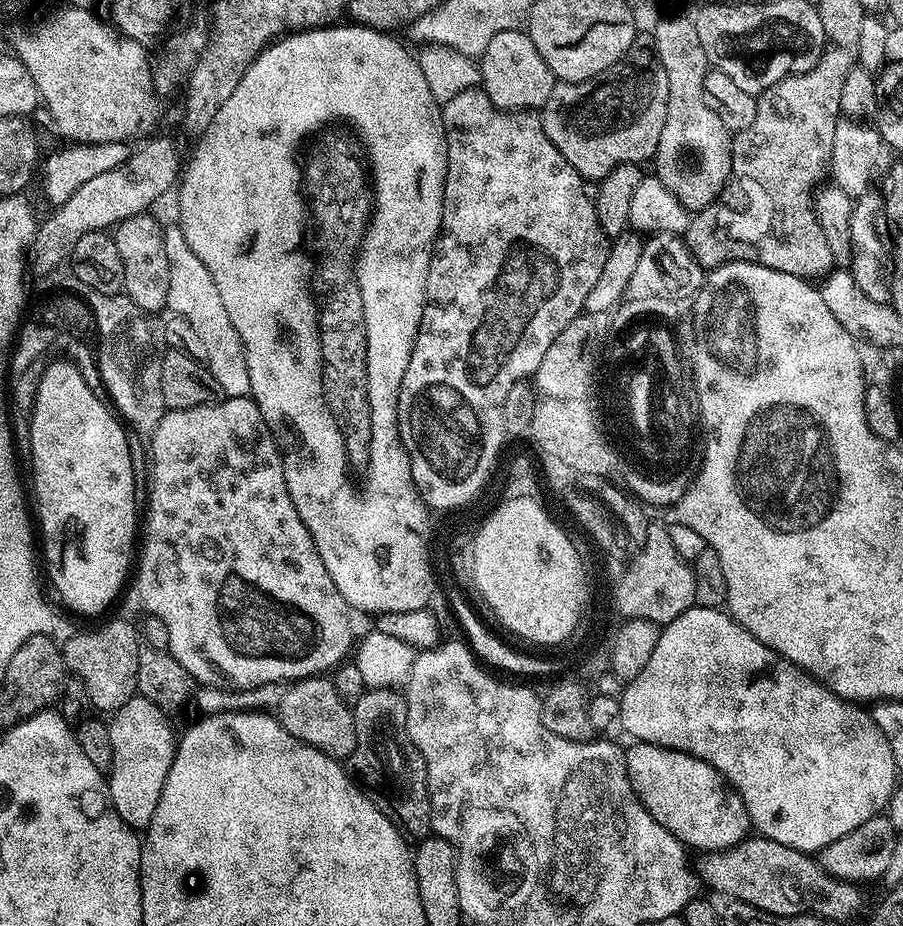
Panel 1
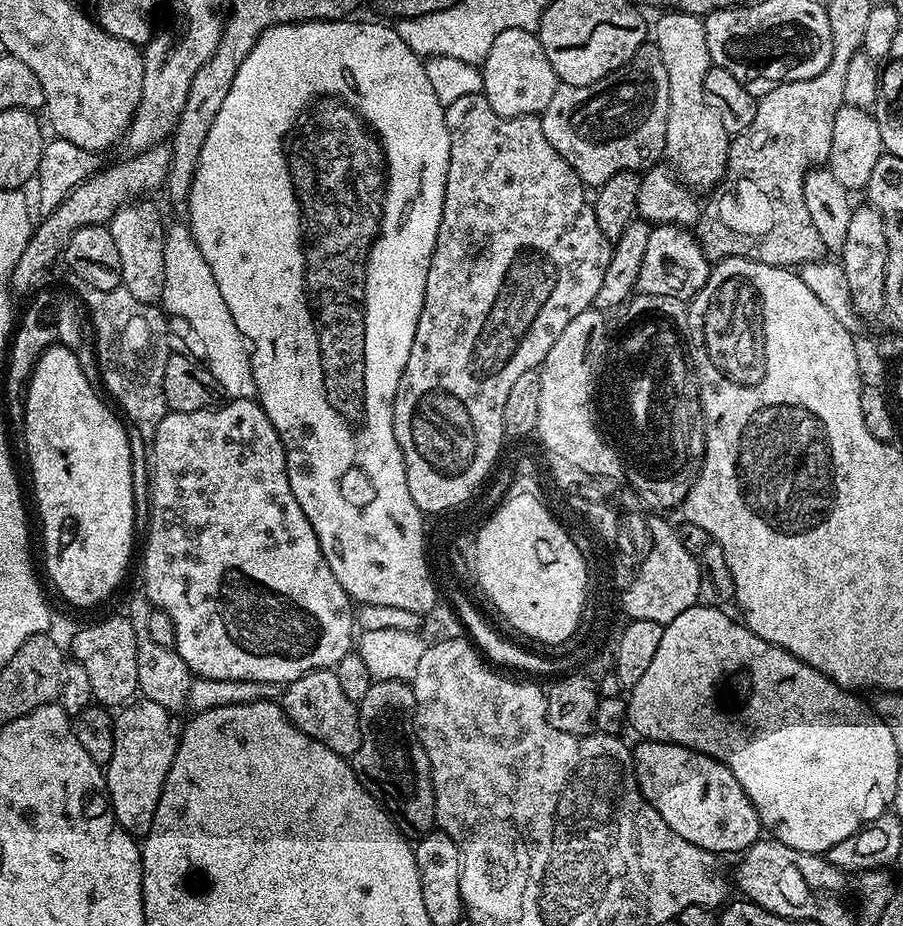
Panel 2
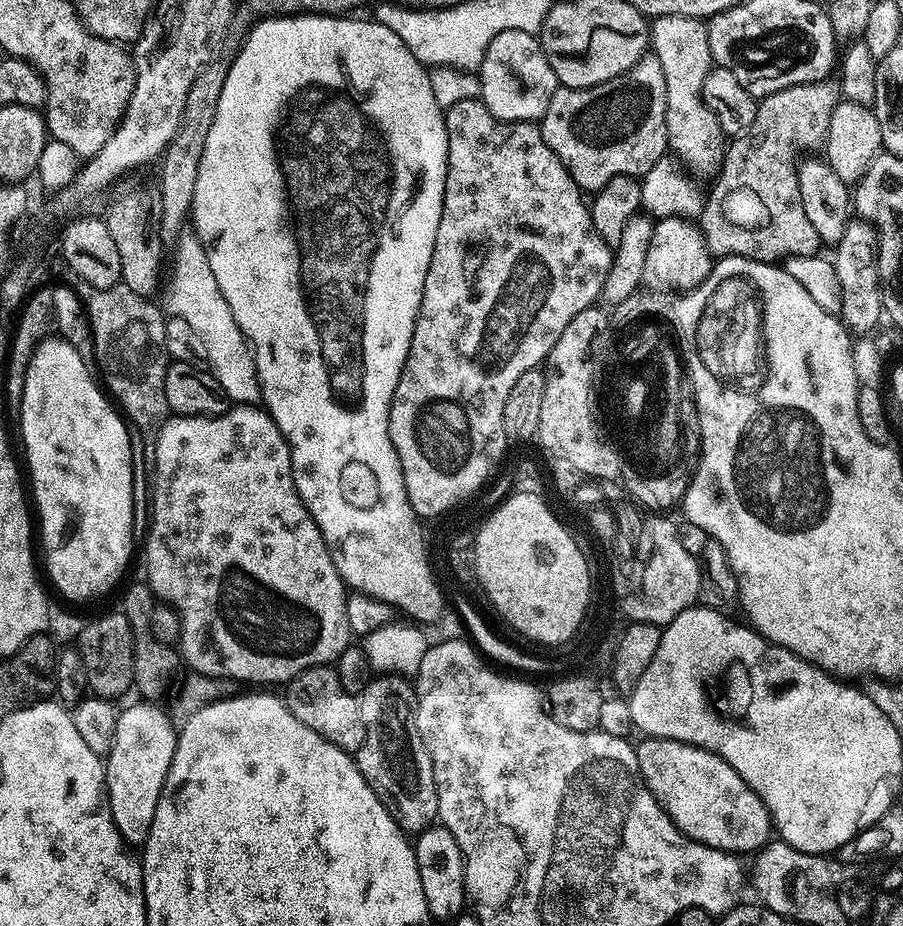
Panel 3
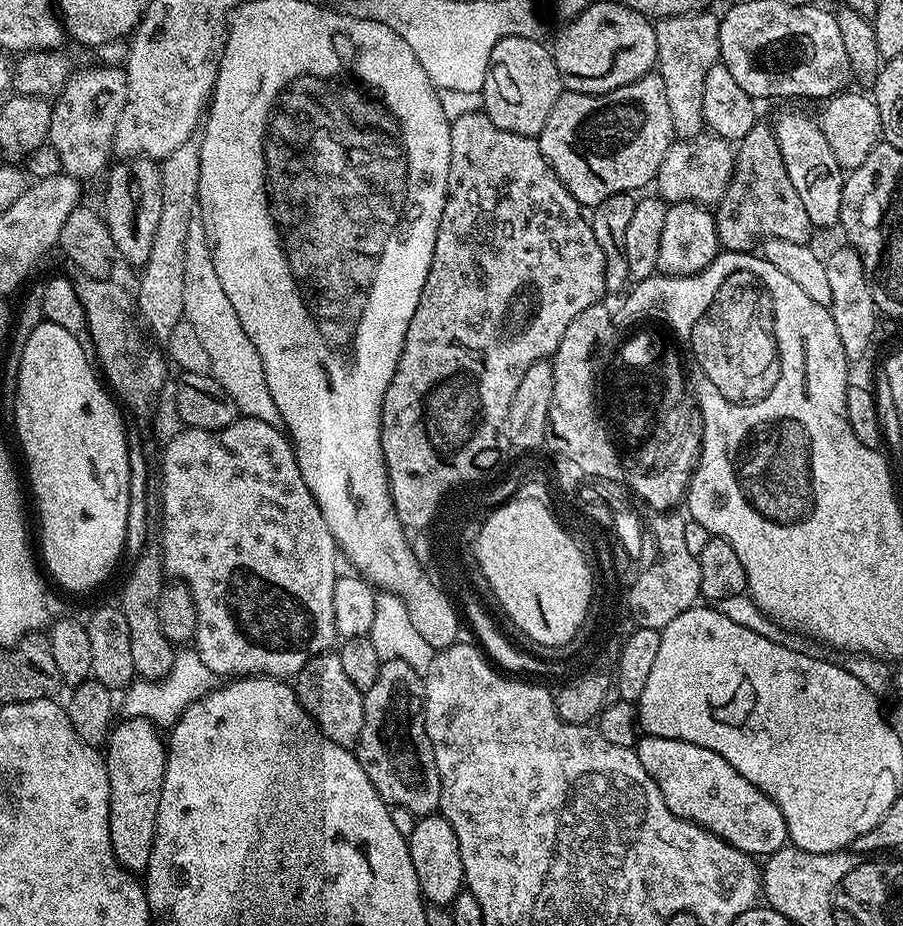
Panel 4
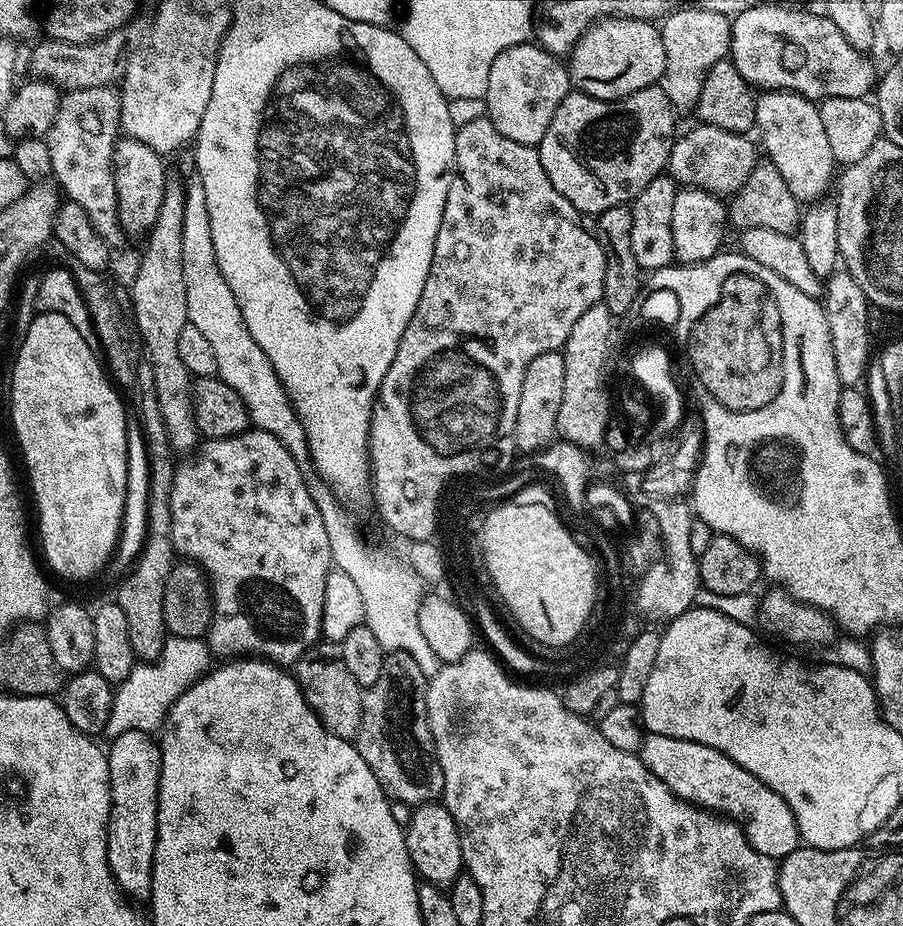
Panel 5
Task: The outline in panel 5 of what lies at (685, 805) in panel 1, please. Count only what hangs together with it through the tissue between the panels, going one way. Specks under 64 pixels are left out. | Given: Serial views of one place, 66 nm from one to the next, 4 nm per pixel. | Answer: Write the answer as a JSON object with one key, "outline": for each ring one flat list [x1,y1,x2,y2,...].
{"outline":[[648,732,644,739,640,741,640,751,638,753,640,761,678,798,682,798,687,804,694,804,697,808,706,808,709,812,715,812,718,816,726,816,730,820,735,820,737,824,743,827,746,838,758,854,766,854,771,860,781,861,784,857,789,856,794,849,801,847,800,831,798,822,794,822,794,814,790,806,770,786,766,786,750,770,742,770,738,762,726,758,718,750,710,746,702,746,698,742,690,742,682,738,670,738,666,734,654,734]]}

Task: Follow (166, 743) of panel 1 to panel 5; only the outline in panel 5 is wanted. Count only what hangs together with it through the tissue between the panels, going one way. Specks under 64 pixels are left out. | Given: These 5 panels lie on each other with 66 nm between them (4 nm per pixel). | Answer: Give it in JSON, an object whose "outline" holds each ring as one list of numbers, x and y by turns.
{"outline":[[130,730,111,737,107,745,112,809,108,819,108,861,112,877,125,896,147,901,152,894,154,846,158,830,160,793,160,745,147,732]]}

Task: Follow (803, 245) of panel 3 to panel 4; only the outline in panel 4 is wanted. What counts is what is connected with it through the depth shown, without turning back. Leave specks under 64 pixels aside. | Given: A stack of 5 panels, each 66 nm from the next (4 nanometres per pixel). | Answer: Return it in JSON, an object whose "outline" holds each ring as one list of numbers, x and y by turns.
{"outline":[[757,122,739,141,736,148,736,169,730,186,714,212,721,245,729,252,748,252,770,238,786,238,789,242,807,244,813,229,806,218,806,206,798,198,798,190,790,186,790,174,782,162,775,131,764,122]]}

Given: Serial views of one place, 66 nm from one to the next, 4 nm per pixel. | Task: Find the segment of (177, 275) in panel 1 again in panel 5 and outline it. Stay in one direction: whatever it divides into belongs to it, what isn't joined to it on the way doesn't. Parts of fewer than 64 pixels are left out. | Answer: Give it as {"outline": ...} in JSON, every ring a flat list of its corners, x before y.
{"outline":[[192,178,189,184,183,185,184,213,182,214,182,274,186,282,186,310,188,322,198,326,198,331,210,341,214,349,214,359,218,362,216,376,230,386,231,389,242,398,242,402,248,408,248,419,255,427,261,428,266,434,274,434,286,450,300,463,301,466,309,463,308,438,306,430,300,421,300,415,292,404,292,399,286,394,274,366,270,366,270,358,262,354,262,346,250,338,250,330,246,330,246,322,242,318,242,310,226,284,226,278,222,276,222,270,218,268,218,258,214,252,214,238,210,234,210,214,206,210,206,190,202,190,202,182,199,178]]}

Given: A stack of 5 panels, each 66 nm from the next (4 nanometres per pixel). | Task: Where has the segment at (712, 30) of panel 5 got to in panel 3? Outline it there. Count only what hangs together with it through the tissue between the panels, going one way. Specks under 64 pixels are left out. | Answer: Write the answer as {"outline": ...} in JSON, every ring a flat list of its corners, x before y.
{"outline":[[657,16,650,24,650,48,658,62,662,62,662,78,666,78,669,149,689,165,719,169,726,151,726,137,718,126,718,118,714,118,702,98,702,82,706,82,706,74,714,66,707,23,685,16]]}

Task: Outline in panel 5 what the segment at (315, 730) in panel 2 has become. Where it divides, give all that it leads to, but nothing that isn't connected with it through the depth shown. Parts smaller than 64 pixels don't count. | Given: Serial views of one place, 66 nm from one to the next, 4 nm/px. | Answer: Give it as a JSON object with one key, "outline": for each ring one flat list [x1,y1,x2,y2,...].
{"outline":[[317,642,313,648,305,650,296,660,294,675,320,721,338,738,352,740,356,737,362,722,364,689,358,682,354,682,354,674,346,670,346,662,340,656,339,643]]}

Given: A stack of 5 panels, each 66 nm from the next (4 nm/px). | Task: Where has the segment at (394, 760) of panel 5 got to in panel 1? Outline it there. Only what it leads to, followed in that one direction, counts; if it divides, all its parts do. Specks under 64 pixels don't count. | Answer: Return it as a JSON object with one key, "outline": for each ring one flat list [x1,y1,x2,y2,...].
{"outline":[[370,688,351,709,356,745,346,764,354,783,390,822,394,822,405,838,412,842,428,839,433,835,428,771,422,754,414,742,410,742,406,730,408,703,404,700,404,692,394,688]]}

